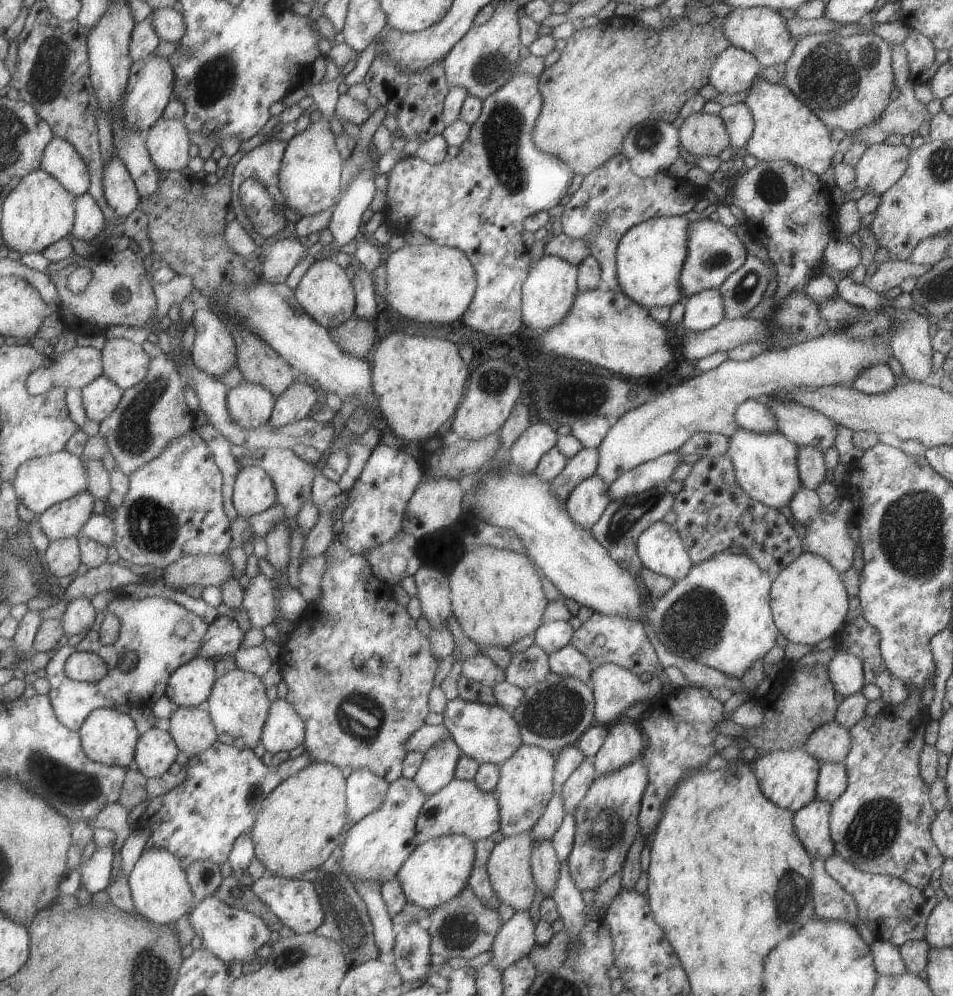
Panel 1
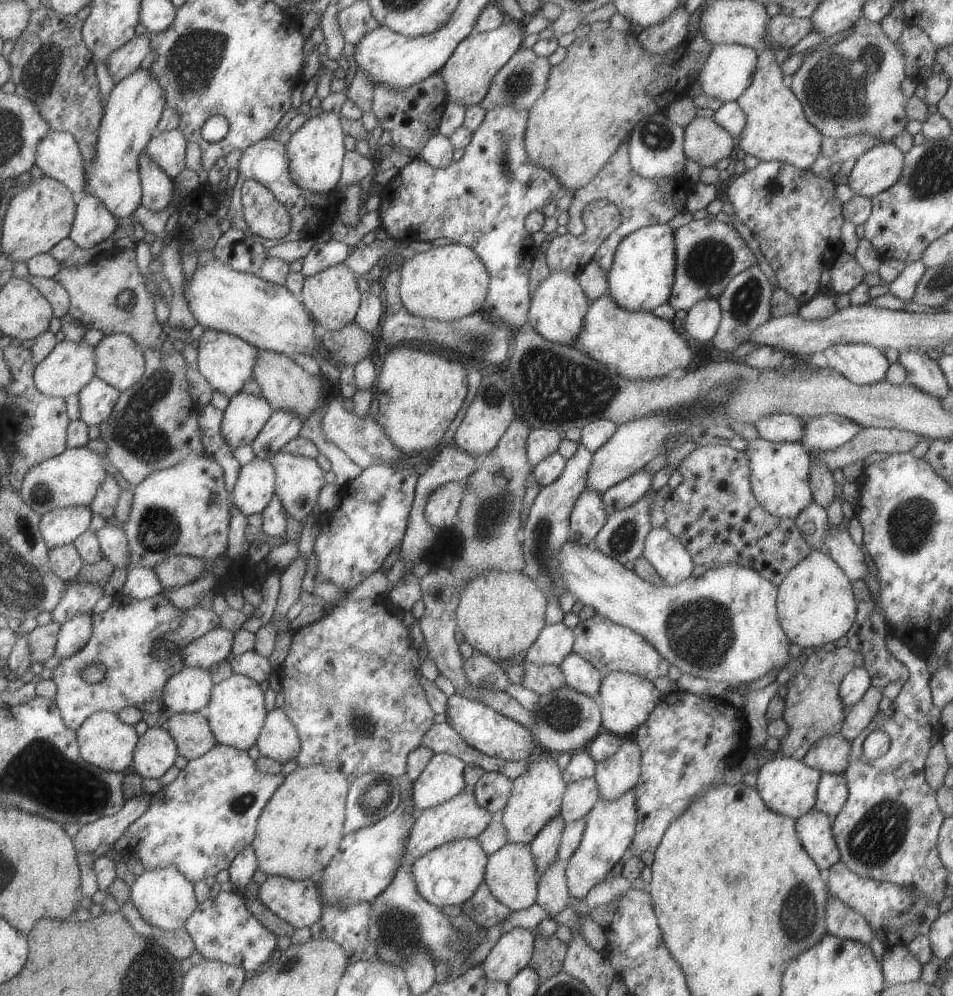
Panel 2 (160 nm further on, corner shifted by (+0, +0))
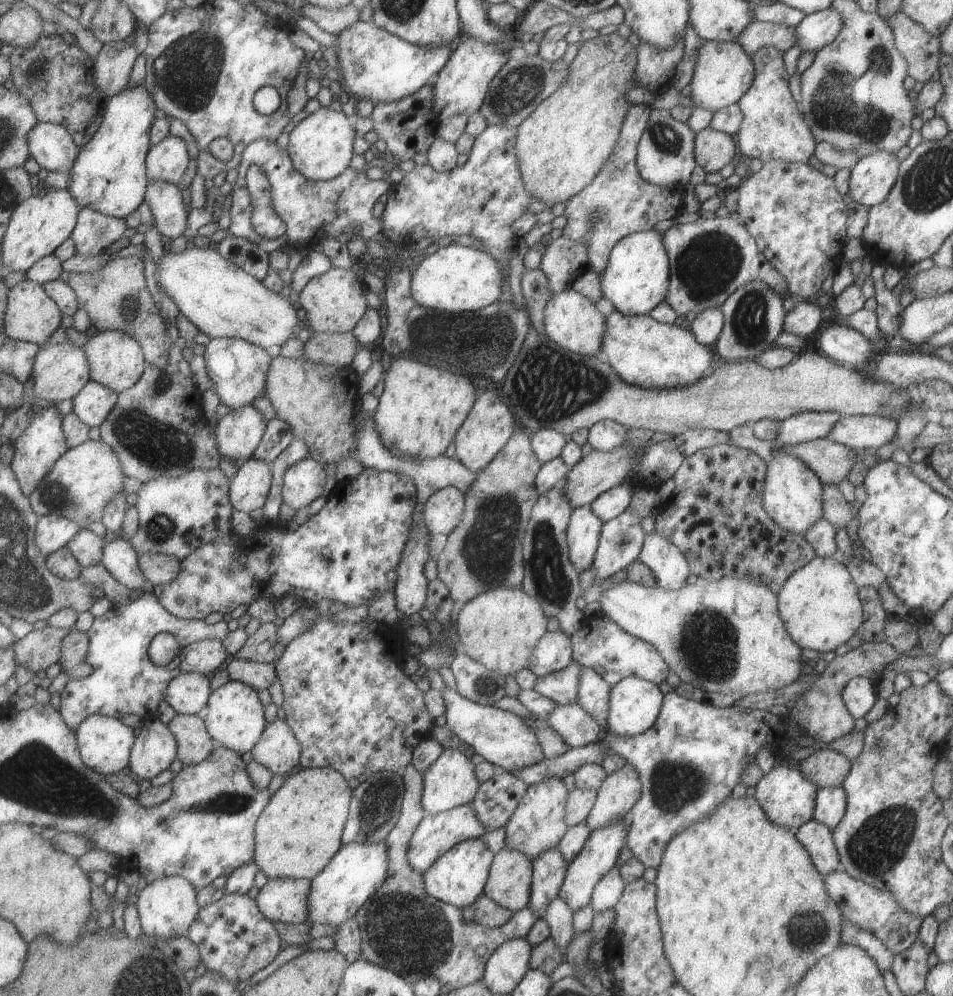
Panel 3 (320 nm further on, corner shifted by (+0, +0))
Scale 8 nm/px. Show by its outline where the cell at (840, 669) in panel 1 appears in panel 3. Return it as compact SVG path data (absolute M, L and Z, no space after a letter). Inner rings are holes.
M853 677L842 688L842 703L854 718L863 718L877 700L875 683L867 677Z

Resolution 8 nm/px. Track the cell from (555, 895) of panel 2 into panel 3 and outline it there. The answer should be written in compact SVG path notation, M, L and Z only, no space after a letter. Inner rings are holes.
M557 896L545 908L542 919L548 924L550 937L564 960L567 945L575 933L572 927L572 910Z

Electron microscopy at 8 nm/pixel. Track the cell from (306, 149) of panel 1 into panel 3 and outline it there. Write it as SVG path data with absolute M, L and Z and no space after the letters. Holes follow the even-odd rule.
M319 107L307 115L288 134L286 151L292 165L309 181L324 181L335 178L348 167L351 160L351 144L355 138L352 118L342 111Z

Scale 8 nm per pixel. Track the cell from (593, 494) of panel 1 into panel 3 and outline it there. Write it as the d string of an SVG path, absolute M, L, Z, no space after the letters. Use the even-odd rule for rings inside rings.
M589 505L571 511L566 543L569 560L577 572L587 570L593 562L601 523Z

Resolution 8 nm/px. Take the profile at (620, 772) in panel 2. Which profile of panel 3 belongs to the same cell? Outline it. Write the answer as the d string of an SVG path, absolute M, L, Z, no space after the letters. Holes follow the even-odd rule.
M625 763L614 773L606 774L586 818L588 829L594 831L617 819L627 820L629 809L641 796L640 788L639 777L630 764Z

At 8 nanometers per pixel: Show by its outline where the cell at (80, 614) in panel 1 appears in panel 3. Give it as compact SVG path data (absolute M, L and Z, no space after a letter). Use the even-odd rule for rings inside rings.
M73 628L71 634L63 639L62 657L59 662L69 679L84 679L95 672L88 661L90 638L88 633Z

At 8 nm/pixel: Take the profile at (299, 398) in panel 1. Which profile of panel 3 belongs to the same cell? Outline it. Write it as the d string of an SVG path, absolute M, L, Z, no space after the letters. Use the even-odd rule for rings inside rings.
M275 416L268 421L267 432L254 457L272 463L291 444L292 439L292 428Z

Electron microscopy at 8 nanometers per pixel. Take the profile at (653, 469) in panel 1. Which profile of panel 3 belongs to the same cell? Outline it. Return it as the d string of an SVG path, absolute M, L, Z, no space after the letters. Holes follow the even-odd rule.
M619 484L609 488L590 502L590 509L602 522L615 518L626 510L631 500L633 486L633 484L628 484L628 486Z

